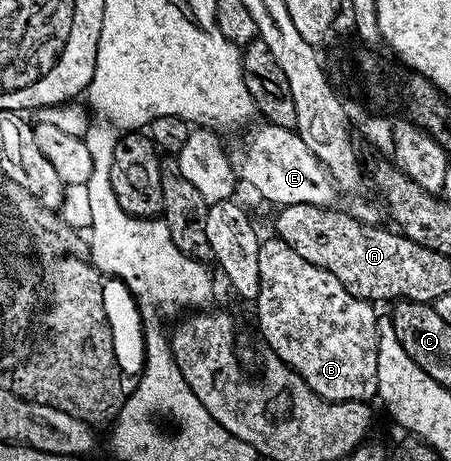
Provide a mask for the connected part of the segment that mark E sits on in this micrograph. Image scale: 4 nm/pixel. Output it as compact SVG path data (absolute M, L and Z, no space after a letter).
M265 123L254 133L249 139L249 144L245 147L245 153L239 161L239 175L242 182L250 183L263 198L269 203L277 203L281 207L287 205L295 205L296 203L306 203L307 205L315 205L316 207L332 208L333 203L339 196L339 188L333 182L331 176L325 172L325 167L317 158L315 153L311 153L311 149L307 149L307 145L303 145L303 141L298 137L296 130L287 127L276 127L274 123Z

